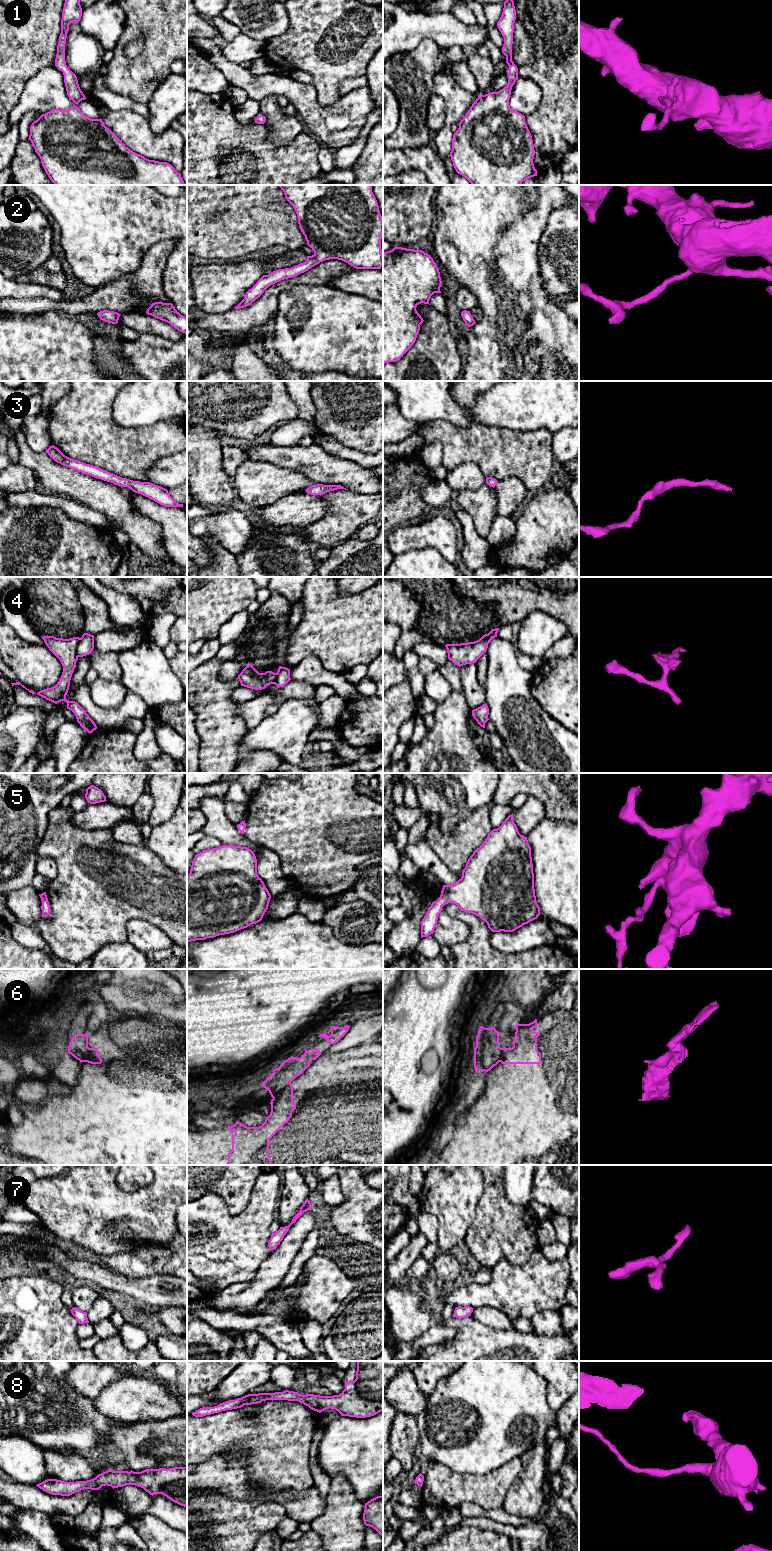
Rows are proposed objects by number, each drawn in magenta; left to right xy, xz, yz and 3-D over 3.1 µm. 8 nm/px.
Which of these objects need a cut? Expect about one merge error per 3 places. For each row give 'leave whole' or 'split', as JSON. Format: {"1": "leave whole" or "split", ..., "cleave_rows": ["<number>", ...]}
{"1": "leave whole", "2": "leave whole", "3": "leave whole", "4": "split", "5": "leave whole", "6": "split", "7": "leave whole", "8": "leave whole", "cleave_rows": ["4", "6"]}

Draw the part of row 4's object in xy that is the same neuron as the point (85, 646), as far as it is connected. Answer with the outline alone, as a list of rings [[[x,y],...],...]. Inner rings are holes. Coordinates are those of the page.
[[[84,633],[80,638],[76,652],[78,657],[83,657],[91,654],[94,649],[94,636],[88,633]]]

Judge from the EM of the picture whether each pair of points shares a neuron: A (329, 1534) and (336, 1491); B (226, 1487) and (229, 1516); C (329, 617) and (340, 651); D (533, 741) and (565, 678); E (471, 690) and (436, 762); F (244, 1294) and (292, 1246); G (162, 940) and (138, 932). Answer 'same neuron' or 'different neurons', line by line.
A: same neuron
B: different neurons
C: same neuron
D: different neurons
E: different neurons
F: same neuron
G: same neuron

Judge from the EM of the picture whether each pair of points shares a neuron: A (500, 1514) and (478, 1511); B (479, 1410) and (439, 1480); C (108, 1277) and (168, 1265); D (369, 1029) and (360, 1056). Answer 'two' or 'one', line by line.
A: one
B: two
C: two
D: two

